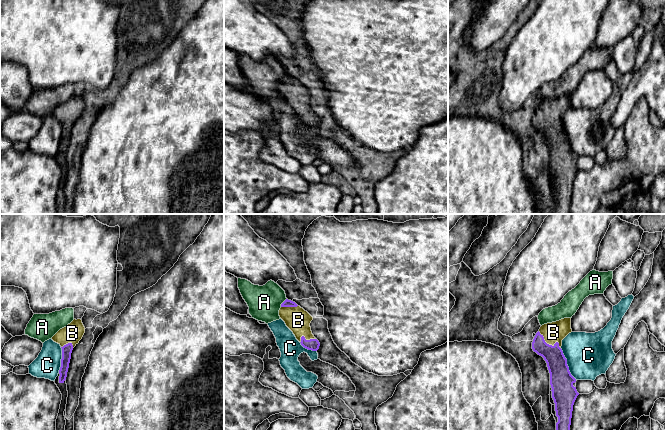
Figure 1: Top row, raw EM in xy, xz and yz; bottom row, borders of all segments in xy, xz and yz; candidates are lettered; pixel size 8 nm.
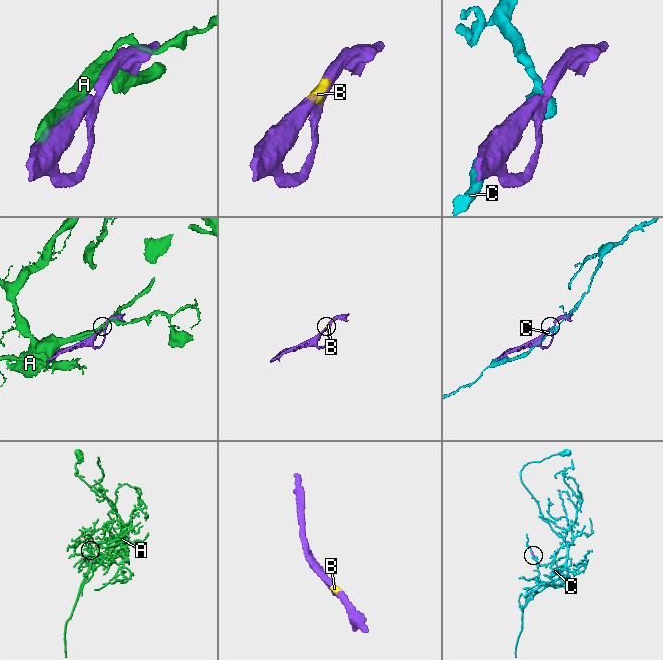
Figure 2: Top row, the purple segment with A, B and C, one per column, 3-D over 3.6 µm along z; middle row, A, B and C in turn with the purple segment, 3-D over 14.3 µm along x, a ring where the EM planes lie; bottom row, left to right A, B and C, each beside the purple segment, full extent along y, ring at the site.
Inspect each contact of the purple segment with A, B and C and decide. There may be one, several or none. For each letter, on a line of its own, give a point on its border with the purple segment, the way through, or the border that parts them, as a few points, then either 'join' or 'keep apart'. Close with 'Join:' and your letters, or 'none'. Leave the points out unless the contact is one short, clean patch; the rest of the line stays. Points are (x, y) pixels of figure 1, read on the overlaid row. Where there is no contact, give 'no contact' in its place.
A: xz (283, 302) | keep apart
B: yz (548, 344) | join
C: yz (566, 364) | keep apart
Join: B

